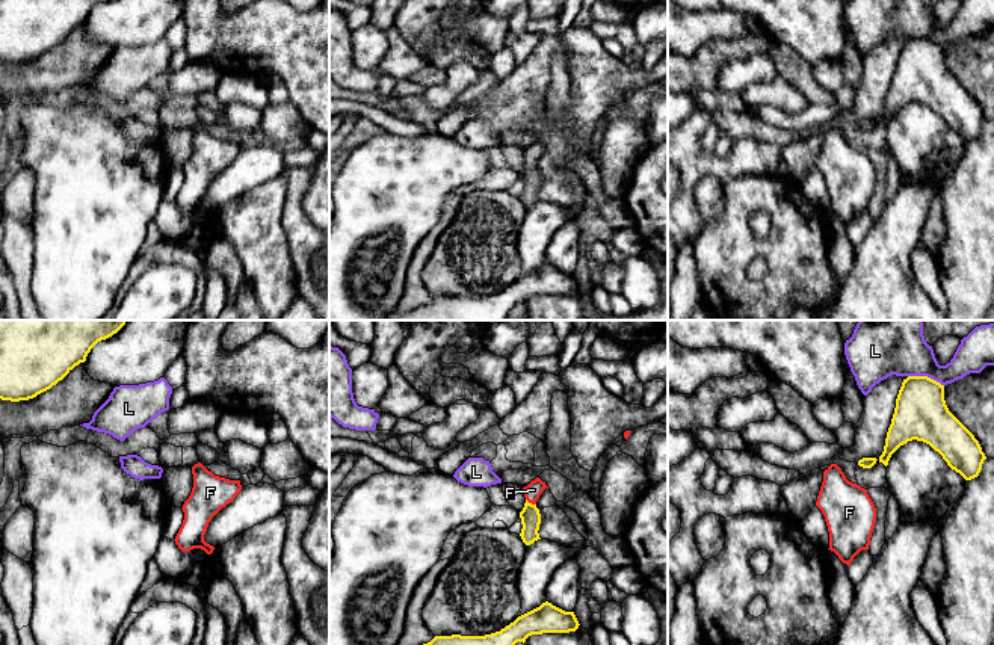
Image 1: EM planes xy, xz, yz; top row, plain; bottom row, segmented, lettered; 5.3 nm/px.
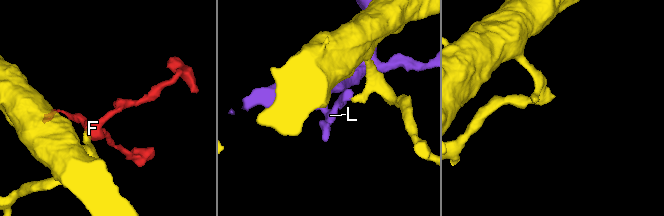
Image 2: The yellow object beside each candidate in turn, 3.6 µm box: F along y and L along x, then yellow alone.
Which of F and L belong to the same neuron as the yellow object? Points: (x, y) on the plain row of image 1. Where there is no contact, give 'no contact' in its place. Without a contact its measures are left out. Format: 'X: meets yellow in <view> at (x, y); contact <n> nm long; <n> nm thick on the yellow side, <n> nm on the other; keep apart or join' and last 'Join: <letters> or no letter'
F: meets yellow in xz at (530, 165); contact 70 nm long; 110 nm thick on the yellow side, 90 nm on the other; join
L: meets yellow in yz at (926, 38); contact 200 nm long; 280 nm thick on the yellow side, 200 nm on the other; keep apart
Join: F

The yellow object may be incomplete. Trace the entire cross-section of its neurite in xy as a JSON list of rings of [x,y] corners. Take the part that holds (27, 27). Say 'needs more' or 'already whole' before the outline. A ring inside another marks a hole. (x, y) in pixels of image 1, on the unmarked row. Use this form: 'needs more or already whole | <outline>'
already whole | [[[0,0],[0,60],[20,63],[36,59],[86,23],[91,11],[106,0]]]

